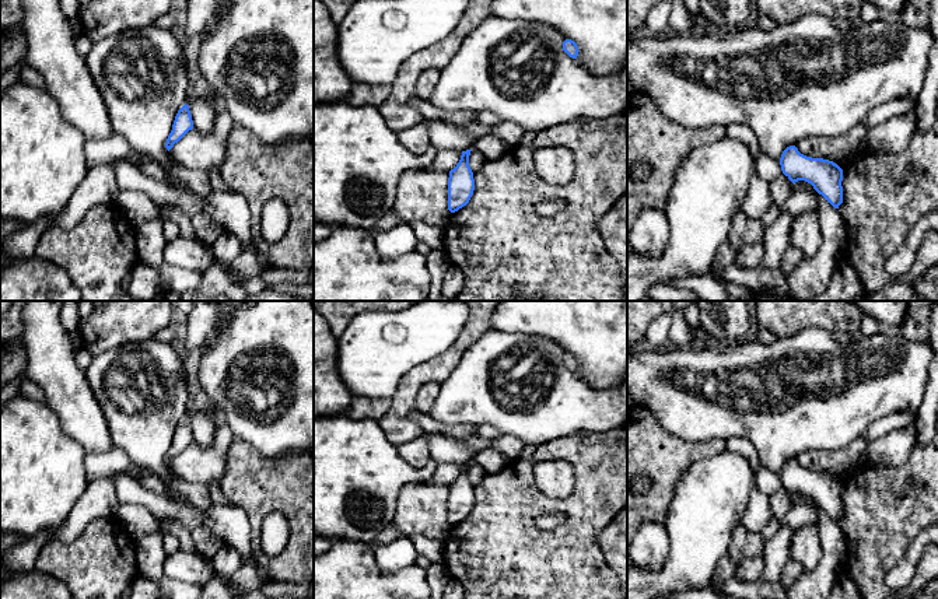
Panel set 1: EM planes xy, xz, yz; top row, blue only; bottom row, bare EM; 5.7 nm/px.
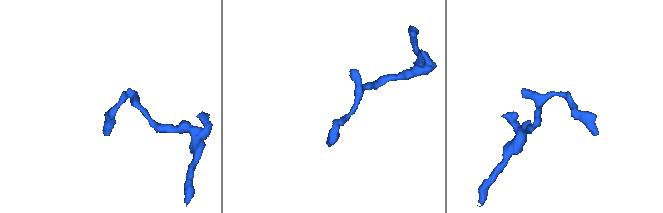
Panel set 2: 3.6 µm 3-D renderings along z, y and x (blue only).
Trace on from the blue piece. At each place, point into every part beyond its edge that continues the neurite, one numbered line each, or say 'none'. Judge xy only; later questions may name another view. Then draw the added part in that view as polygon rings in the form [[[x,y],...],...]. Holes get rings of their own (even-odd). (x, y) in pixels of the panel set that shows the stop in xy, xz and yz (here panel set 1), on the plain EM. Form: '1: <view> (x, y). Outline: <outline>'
none

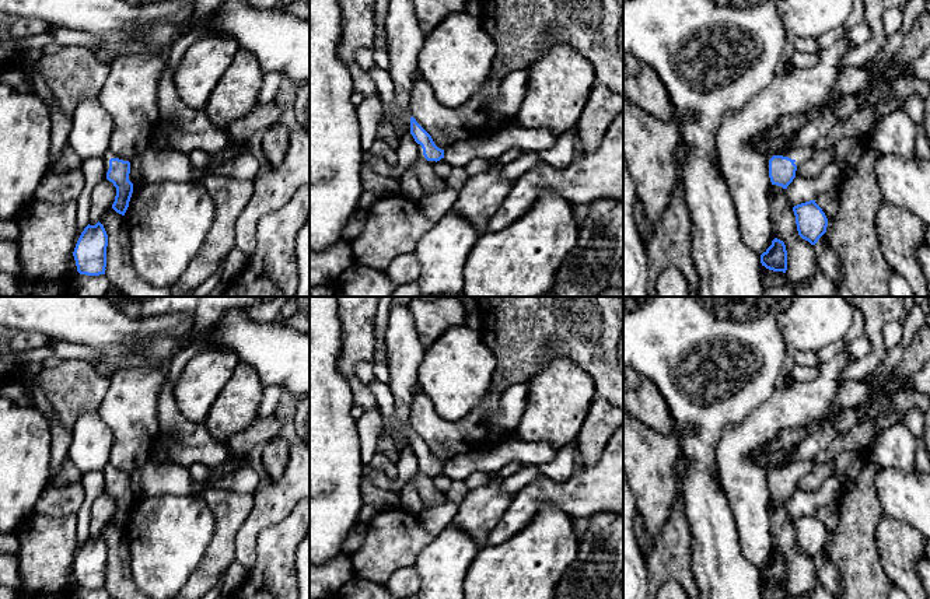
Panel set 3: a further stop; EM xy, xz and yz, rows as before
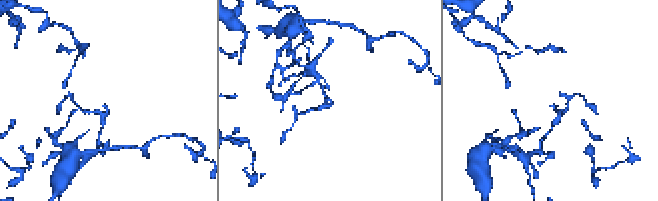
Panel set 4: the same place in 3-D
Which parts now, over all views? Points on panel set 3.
1: xy (108, 468). Outline: [[[111,463],[105,465],[105,467],[104,467],[104,470],[102,470],[102,473],[104,473],[104,480],[105,480],[104,493],[106,493],[106,486],[108,486],[108,483],[109,483],[109,473],[111,473],[111,472],[119,472],[119,473],[127,474],[127,473],[125,473],[123,470],[116,469],[116,467],[115,467],[113,465],[111,465]]]

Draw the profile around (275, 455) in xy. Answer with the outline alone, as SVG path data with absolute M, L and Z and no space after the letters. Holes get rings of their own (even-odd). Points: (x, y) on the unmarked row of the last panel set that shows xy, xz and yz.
M280 435L265 444L262 463L270 480L277 480L284 473L289 455L290 445Z

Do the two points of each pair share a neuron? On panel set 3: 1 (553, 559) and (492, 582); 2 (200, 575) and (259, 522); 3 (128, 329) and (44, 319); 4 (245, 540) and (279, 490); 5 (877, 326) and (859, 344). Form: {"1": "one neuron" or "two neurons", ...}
{"1": "one neuron", "2": "two neurons", "3": "one neuron", "4": "one neuron", "5": "two neurons"}

